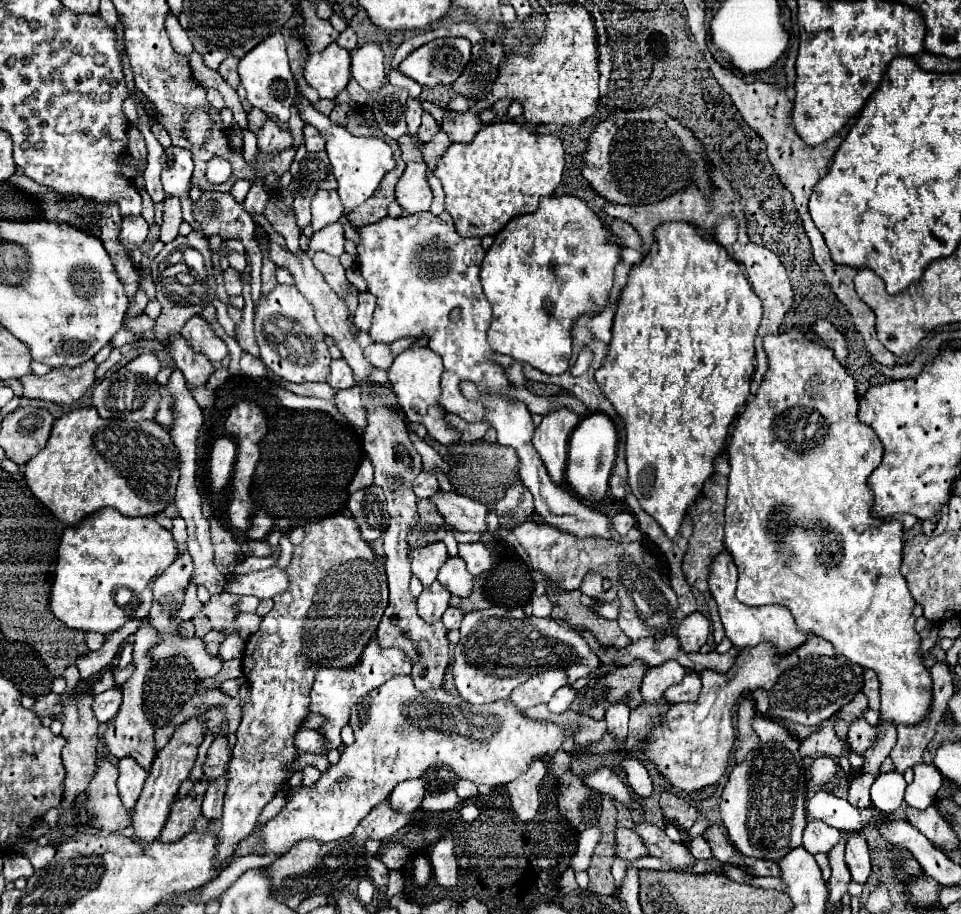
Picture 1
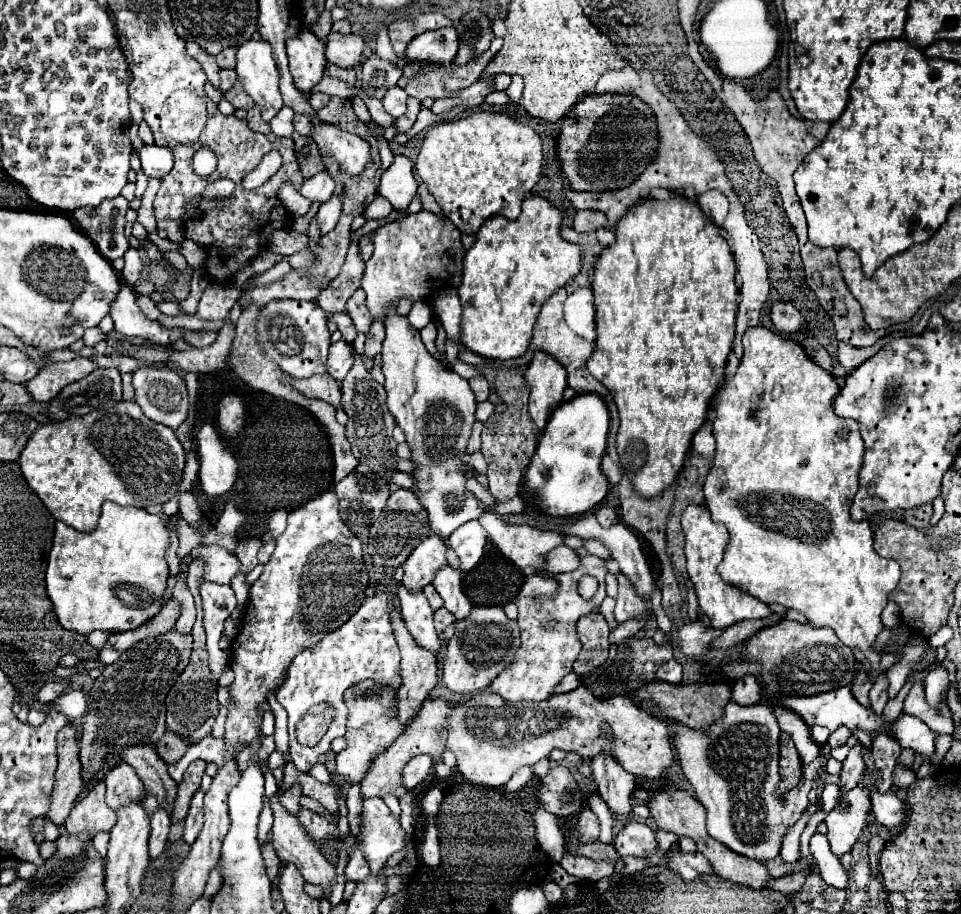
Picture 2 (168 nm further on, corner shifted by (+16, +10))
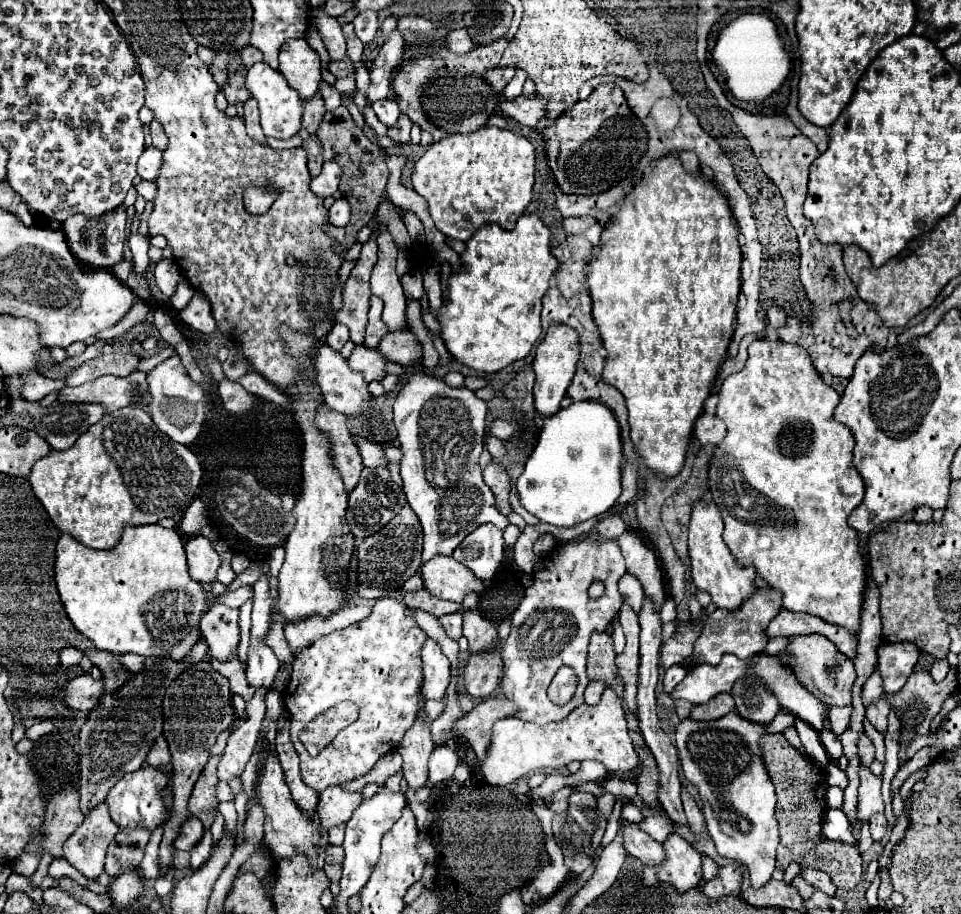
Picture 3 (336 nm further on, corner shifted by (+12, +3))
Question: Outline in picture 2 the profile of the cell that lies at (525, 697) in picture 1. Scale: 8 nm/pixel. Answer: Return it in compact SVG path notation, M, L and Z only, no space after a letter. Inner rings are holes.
M578 548L576 554L580 558L580 566L576 570L550 576L558 584L558 592L552 598L524 598L524 596L516 598L518 604L516 622L520 624L520 648L516 652L516 660L512 660L512 664L504 672L500 672L490 686L490 692L498 694L506 702L548 700L554 688L562 682L562 678L572 672L572 664L582 650L582 642L576 636L576 622L582 616L600 608L600 602L606 598L604 578L608 574L606 562L588 554L586 548ZM584 574L598 578L600 584L596 596L590 600L584 600L576 590L576 582Z

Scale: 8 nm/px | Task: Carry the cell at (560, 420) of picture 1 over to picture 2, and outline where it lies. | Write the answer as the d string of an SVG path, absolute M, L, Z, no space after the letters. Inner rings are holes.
M534 352L532 362L526 370L530 384L530 416L538 430L542 430L550 418L552 408L562 402L566 388L566 372L558 360L552 360L546 352Z

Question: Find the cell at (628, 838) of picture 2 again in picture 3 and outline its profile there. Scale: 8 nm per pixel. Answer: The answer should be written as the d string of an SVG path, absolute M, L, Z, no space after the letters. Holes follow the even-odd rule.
M670 835L664 841L666 859L660 865L654 865L656 877L660 881L672 883L678 891L688 891L692 887L698 887L702 879L700 871L700 853L692 849L680 835Z

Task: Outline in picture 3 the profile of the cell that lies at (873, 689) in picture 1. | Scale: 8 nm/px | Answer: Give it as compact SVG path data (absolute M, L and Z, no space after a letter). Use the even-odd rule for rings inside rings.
M880 697L878 701L870 703L866 707L866 719L878 729L878 731L886 731L886 717L888 717L888 701L884 697Z

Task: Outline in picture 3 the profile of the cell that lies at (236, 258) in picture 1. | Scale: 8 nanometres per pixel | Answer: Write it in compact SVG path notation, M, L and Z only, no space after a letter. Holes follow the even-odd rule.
M146 147L142 157L138 159L138 175L142 179L154 181L160 175L160 167L162 167L162 151L156 147Z

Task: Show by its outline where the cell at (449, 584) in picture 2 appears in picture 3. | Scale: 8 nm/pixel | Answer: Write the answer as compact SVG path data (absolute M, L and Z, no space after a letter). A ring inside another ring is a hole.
M460 607L460 615L464 619L464 637L468 639L472 653L486 651L498 643L496 627L490 621L486 621L484 617L480 617L480 613Z

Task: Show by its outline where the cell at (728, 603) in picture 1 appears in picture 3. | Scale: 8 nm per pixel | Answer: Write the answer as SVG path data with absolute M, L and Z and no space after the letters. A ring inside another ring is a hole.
M696 501L692 507L692 519L690 519L690 533L688 533L688 551L690 551L690 567L692 567L692 579L700 591L710 593L712 603L718 609L738 611L744 601L748 601L756 593L756 571L744 569L736 563L730 549L722 541L724 523L720 517L720 511L714 501Z

